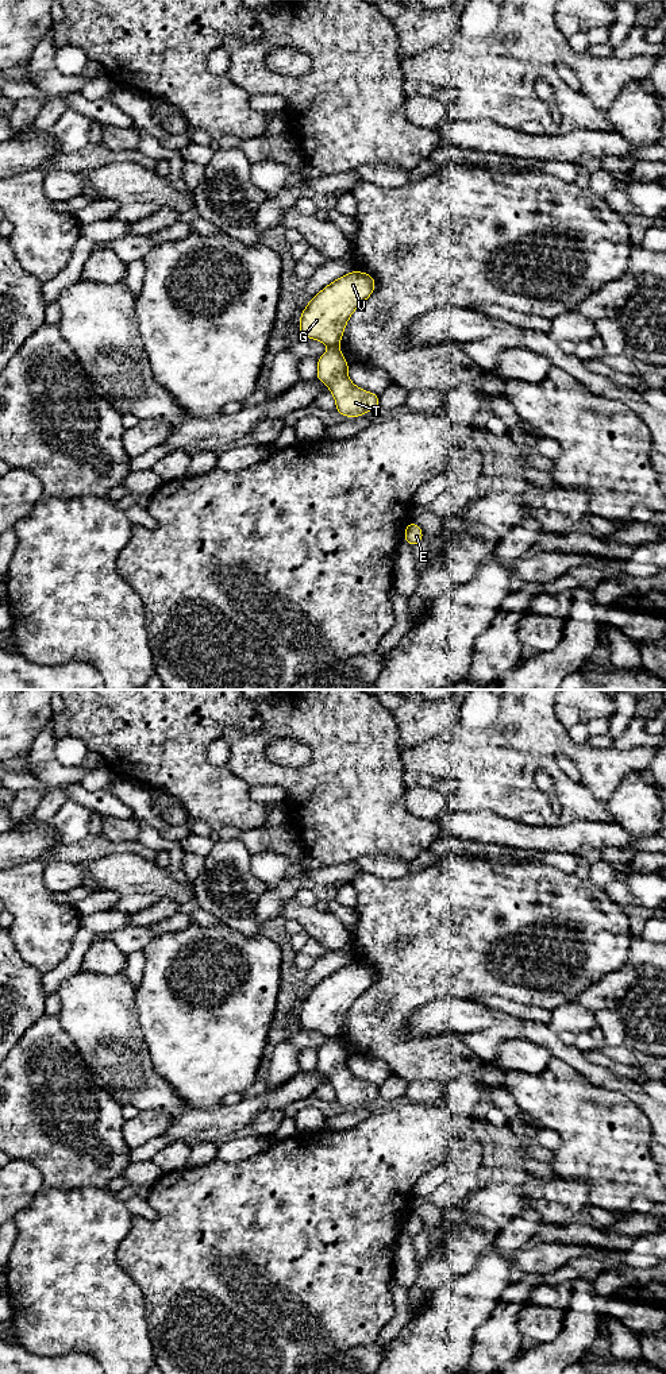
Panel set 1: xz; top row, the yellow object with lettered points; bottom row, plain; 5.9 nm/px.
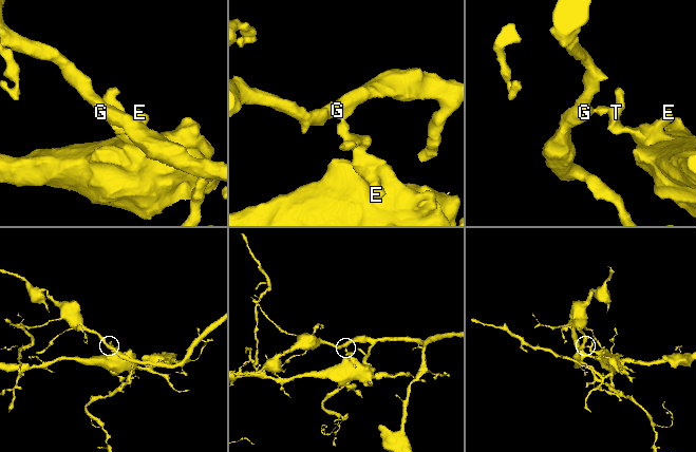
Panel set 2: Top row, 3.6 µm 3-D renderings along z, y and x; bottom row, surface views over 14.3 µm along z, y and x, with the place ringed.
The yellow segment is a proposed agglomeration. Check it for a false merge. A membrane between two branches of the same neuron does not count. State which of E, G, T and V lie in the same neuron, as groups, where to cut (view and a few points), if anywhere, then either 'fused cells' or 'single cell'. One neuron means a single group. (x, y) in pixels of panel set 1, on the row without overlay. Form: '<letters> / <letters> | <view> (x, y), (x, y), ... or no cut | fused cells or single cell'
E T / G V | xz (337, 1035), (330, 1038) | fused cells

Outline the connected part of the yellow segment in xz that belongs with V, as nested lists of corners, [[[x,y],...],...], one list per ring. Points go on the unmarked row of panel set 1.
[[[353,961],[335,970],[303,1000],[301,1026],[330,1038],[339,1037],[349,1010],[374,980],[376,970],[363,962]]]

